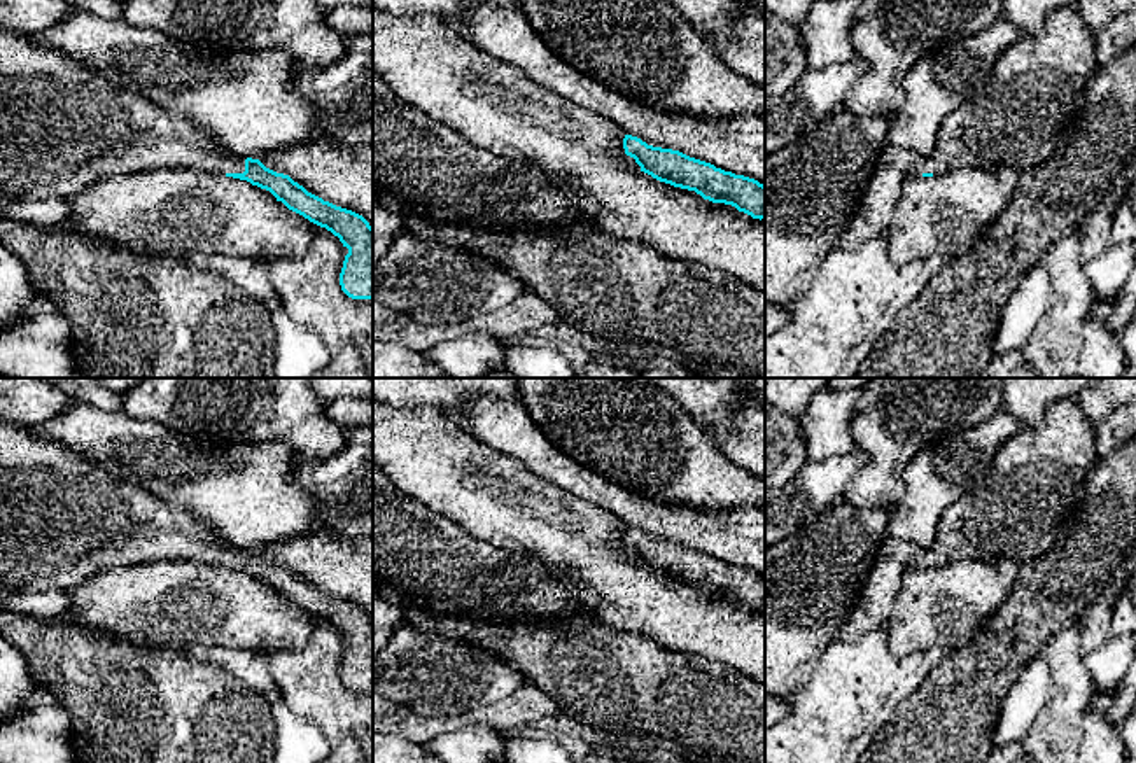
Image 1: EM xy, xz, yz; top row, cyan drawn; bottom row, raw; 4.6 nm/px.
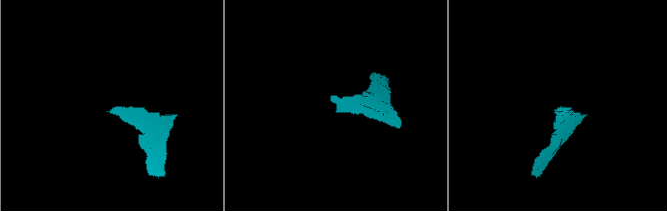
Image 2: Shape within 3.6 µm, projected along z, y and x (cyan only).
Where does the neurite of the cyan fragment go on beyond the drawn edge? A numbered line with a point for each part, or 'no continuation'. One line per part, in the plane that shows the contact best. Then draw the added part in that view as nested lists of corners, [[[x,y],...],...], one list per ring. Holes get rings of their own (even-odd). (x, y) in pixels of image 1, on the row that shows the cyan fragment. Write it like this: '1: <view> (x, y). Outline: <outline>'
1: xy (63, 126). Outline: [[[0,26],[0,206],[72,198],[103,177],[154,168],[243,173],[245,159],[217,147],[191,117],[121,89],[82,61],[42,49],[26,33]]]

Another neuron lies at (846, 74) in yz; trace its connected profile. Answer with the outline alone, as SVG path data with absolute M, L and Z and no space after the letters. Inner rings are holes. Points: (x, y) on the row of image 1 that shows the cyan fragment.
M854 58L849 63L807 70L788 91L765 102L765 156L793 144L803 131L837 110L851 86L868 72L868 65Z

